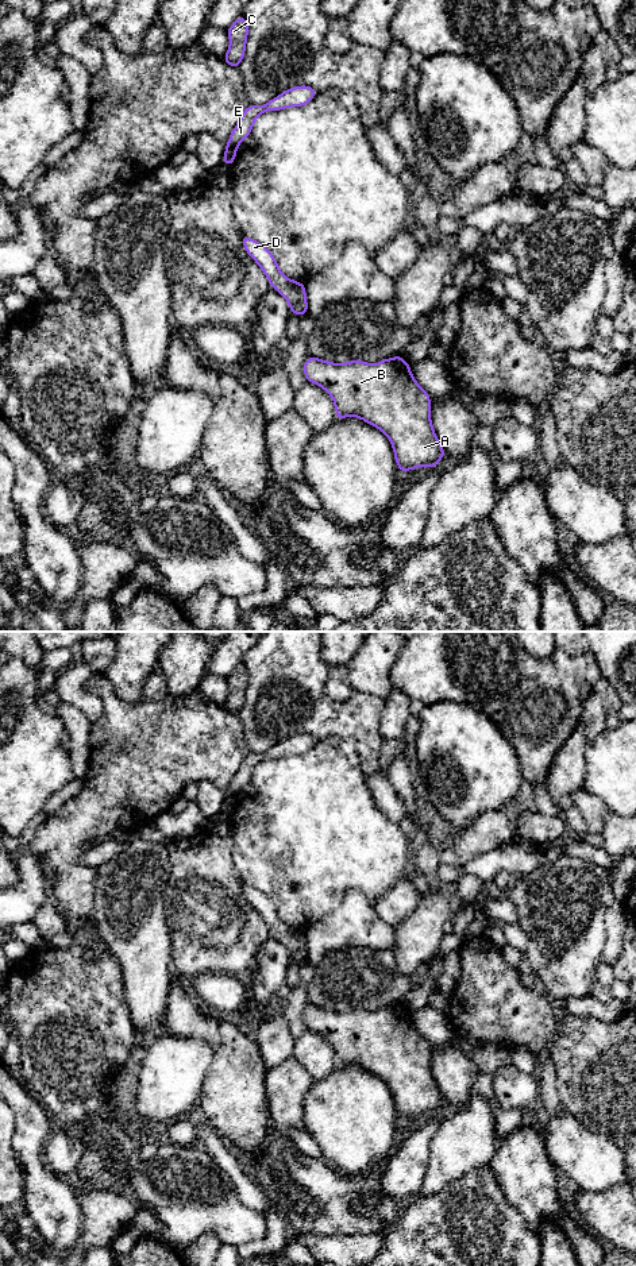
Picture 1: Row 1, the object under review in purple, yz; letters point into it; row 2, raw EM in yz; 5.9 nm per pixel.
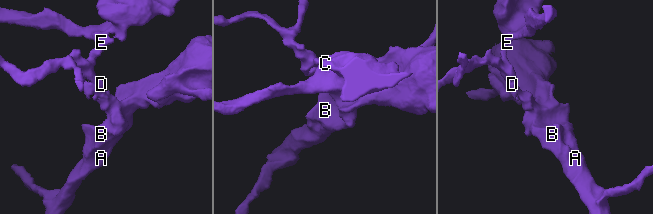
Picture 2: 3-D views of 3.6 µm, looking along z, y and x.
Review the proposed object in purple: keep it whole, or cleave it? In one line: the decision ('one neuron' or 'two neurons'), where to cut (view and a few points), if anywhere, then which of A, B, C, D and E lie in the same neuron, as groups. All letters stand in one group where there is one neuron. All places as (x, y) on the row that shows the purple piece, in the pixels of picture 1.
two neurons; cut in yz along (228, 142), (236, 147); A B D / C E

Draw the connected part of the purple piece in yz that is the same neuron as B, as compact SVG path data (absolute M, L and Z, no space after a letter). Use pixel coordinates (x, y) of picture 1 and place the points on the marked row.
M401 355L377 364L350 360L338 364L311 356L304 363L308 382L323 387L334 400L336 418L358 417L382 431L392 443L398 471L436 467L446 455L431 422L431 397L415 381Z

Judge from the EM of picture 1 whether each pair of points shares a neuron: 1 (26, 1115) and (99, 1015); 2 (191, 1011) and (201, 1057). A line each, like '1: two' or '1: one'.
1: two
2: two

